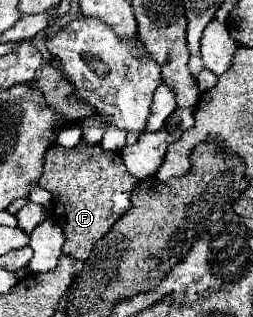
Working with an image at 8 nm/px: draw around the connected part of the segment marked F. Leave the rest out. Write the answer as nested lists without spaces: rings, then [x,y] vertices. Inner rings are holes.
[[[83,140],[73,150],[65,150],[63,146],[49,148],[39,186],[53,194],[51,220],[57,222],[65,234],[63,252],[79,260],[88,258],[95,242],[131,208],[129,198],[137,182],[139,180],[127,172],[121,152],[109,152],[101,144],[87,144]]]

